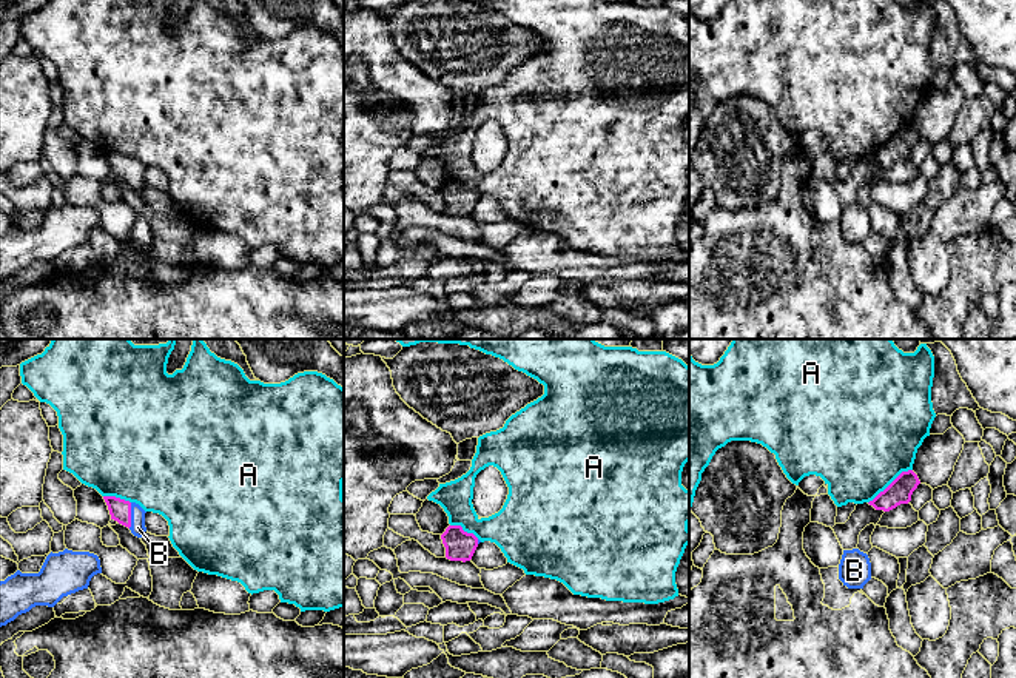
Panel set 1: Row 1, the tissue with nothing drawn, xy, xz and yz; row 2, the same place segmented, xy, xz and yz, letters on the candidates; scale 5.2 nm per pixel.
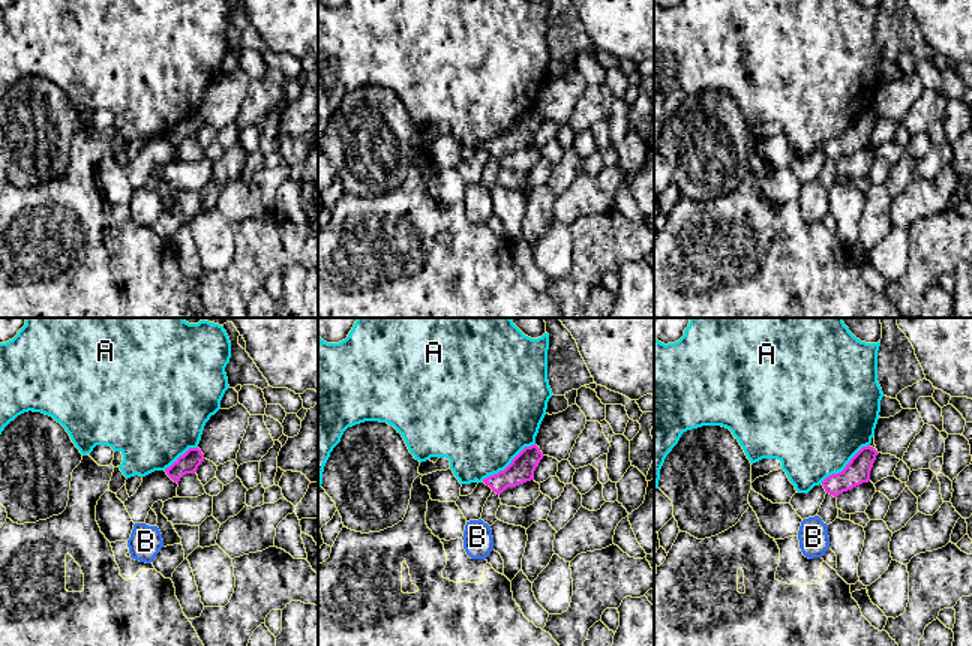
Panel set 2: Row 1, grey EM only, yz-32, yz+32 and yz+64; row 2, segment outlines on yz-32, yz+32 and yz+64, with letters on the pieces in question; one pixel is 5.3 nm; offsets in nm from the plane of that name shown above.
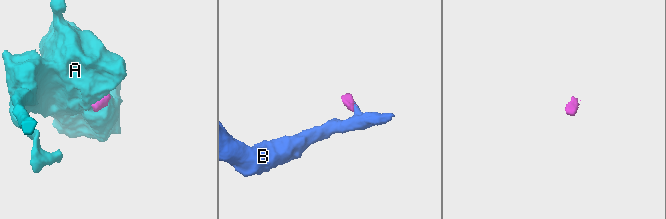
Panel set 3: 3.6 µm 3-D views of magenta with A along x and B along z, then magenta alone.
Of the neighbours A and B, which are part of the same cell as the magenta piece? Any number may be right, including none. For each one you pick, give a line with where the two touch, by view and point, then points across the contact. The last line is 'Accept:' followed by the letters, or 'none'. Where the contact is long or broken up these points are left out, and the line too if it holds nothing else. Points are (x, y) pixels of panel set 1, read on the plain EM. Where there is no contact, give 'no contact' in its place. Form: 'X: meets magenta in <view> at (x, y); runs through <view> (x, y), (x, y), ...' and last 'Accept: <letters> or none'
B: meets magenta in xy at (130, 170)
Accept: B

